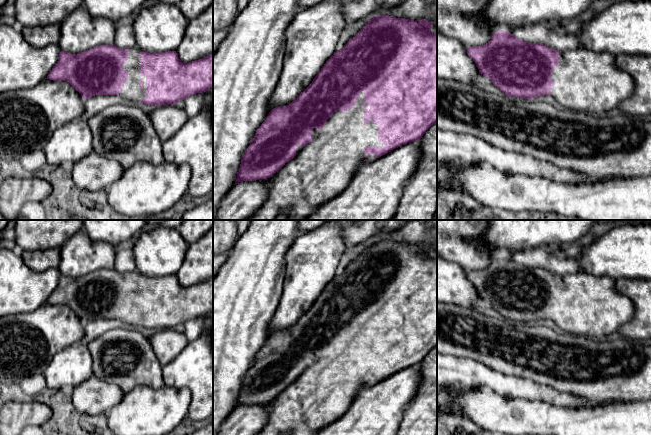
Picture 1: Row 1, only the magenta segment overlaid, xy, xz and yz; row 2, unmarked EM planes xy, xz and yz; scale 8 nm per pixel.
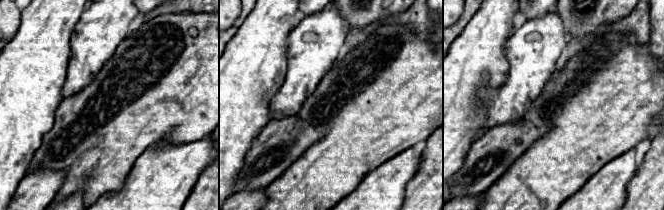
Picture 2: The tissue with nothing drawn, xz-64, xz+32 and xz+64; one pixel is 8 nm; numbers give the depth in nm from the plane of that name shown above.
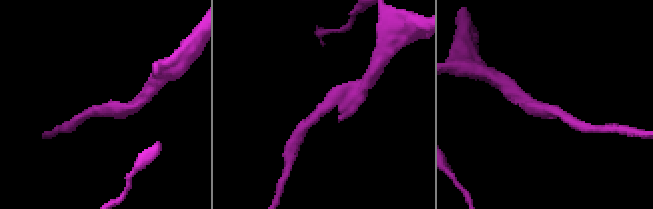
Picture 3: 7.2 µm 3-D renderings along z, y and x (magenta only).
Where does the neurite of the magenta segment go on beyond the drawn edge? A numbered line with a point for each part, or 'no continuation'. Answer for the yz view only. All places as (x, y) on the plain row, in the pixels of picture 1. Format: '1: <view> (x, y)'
1: yz (589, 305)

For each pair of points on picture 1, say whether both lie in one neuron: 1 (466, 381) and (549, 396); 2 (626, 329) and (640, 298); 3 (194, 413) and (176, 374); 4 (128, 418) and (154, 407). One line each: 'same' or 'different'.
1: same
2: same
3: same
4: same

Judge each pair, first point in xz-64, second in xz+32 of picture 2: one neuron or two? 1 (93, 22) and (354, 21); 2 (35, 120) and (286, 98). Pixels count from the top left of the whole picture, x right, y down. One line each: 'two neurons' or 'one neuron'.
1: two neurons
2: two neurons

